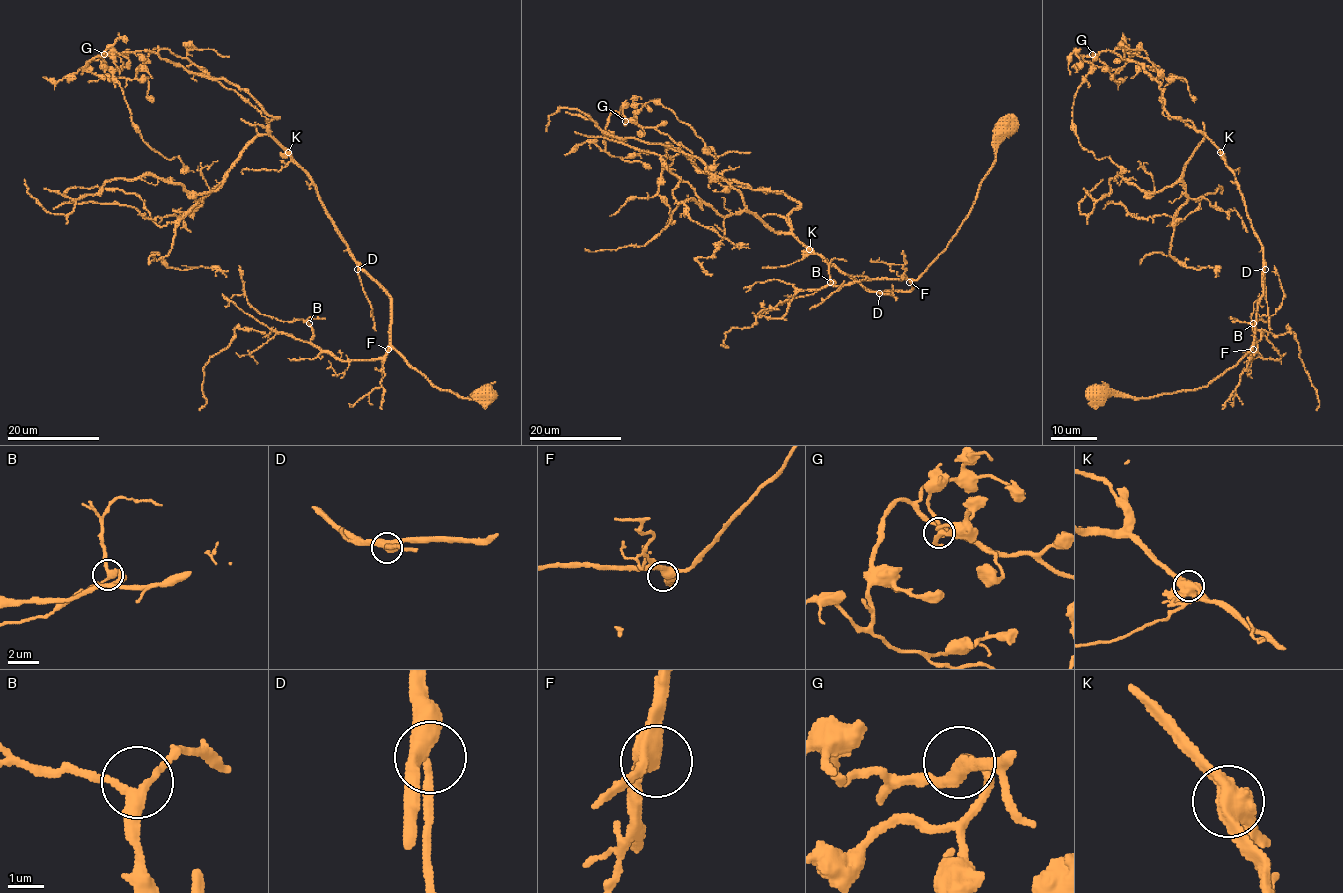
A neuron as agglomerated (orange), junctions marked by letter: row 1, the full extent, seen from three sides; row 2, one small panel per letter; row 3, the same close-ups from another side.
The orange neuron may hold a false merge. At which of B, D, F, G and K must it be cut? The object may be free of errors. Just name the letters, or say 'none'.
none

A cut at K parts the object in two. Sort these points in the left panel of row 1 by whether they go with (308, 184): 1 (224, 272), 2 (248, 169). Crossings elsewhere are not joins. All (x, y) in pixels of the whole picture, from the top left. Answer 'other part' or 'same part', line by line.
1: other part
2: same part

